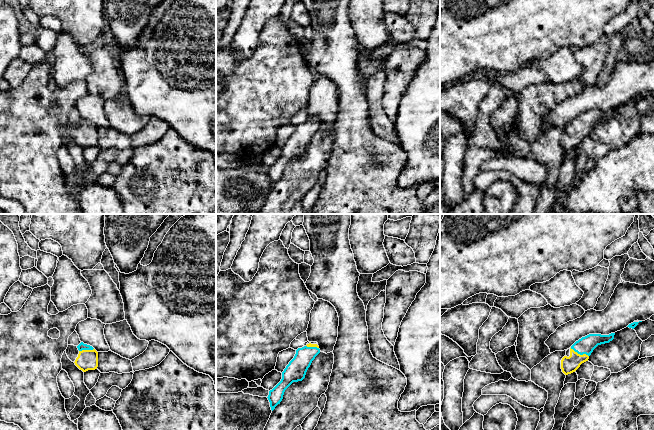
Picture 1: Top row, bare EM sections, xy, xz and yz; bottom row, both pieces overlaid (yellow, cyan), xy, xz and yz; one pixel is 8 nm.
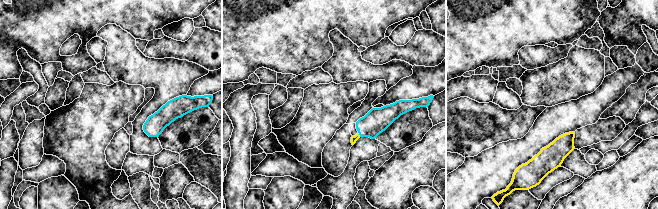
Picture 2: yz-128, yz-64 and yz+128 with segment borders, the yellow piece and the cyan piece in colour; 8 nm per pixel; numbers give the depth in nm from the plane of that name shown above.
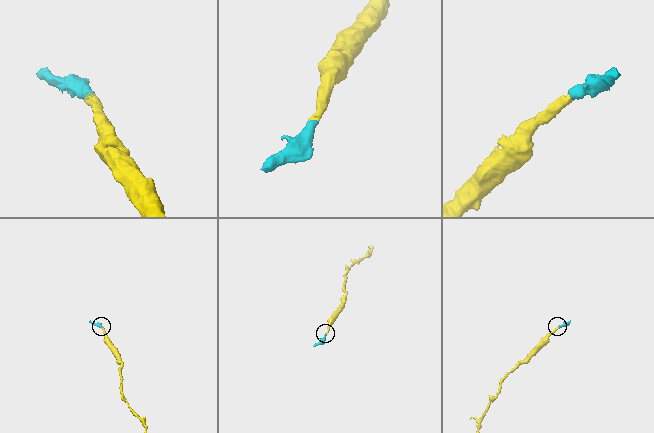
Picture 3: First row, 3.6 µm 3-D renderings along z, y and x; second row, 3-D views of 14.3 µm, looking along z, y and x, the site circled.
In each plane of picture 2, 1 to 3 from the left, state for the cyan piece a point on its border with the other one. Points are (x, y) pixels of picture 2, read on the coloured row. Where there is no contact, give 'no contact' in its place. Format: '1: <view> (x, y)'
1: no contact
2: yz-64 (358, 134)
3: no contact

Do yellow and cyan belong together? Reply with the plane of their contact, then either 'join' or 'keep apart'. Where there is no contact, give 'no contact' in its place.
yz | join

